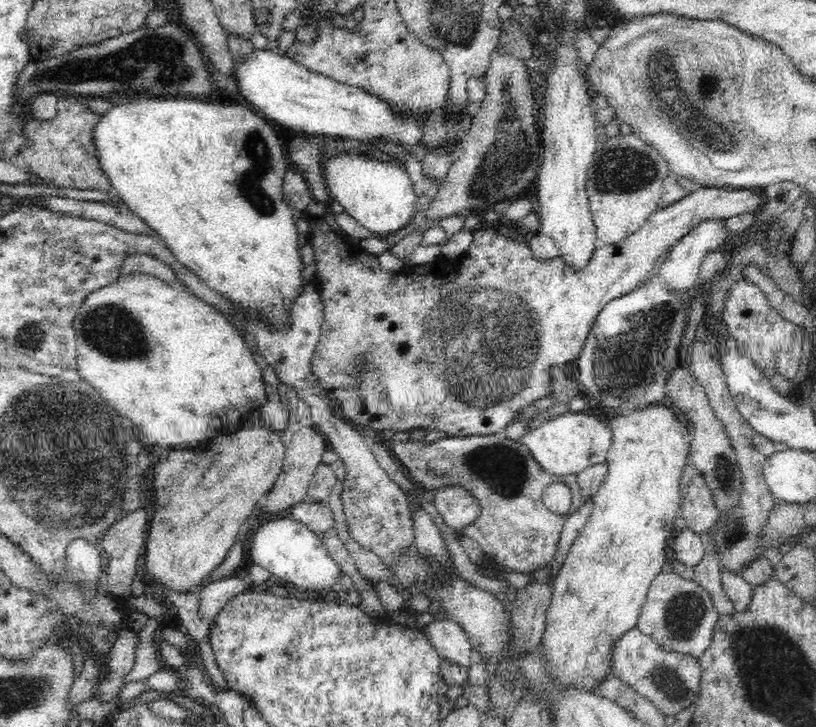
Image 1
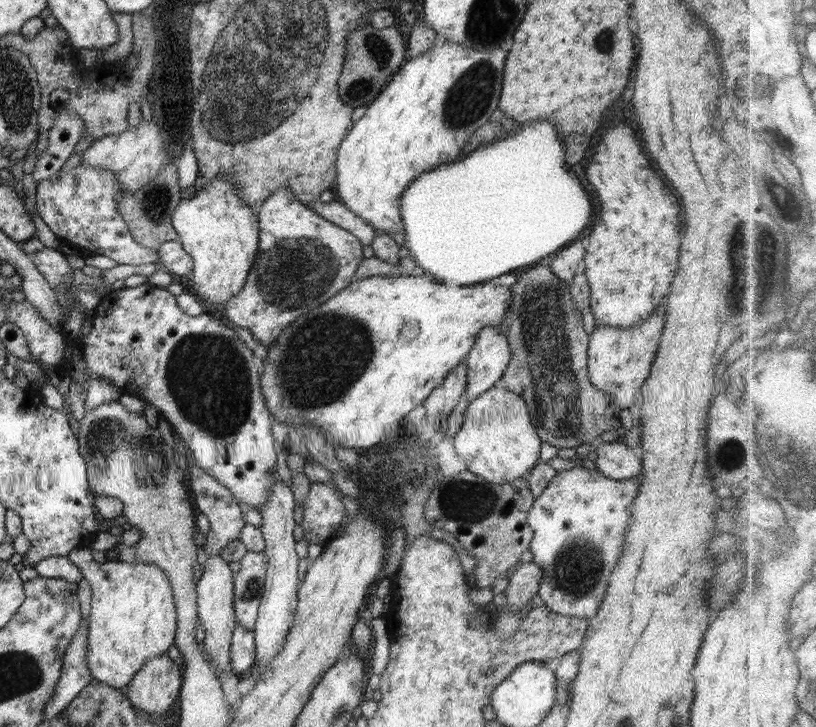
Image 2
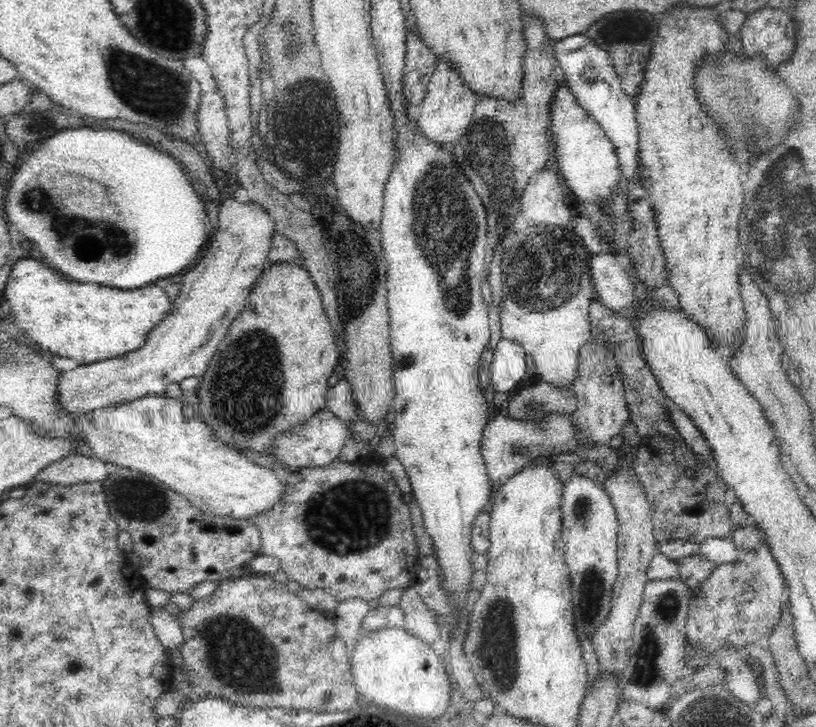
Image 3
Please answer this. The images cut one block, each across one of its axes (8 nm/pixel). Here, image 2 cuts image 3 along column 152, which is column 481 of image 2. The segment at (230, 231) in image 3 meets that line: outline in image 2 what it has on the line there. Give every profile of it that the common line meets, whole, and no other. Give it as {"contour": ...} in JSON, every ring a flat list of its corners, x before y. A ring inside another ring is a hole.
{"contour":[[484,327,466,356,467,396,470,401,499,385,512,358,507,338,496,327]]}

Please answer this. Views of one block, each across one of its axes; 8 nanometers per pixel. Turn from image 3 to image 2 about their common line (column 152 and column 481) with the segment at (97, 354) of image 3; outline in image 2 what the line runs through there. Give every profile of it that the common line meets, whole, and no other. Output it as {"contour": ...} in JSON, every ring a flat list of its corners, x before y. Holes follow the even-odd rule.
{"contour":[[405,273,398,276,372,276,360,280,352,281,346,288,330,297,321,306,310,310,302,317,296,318,286,329,277,336,278,340,268,348,268,356,264,362,264,372,260,373,259,383,263,391,263,397,272,413,273,419,283,421,289,428,300,428,301,425,315,426,335,448,336,446,346,446,360,450,368,450,371,446,376,446,378,442,386,440,392,436,392,442,398,436,398,428,401,426,401,419,406,418,410,410,422,404,426,397,442,384,444,378,455,366,458,366,464,357,474,346,477,334,481,328,500,328,501,323,508,318,508,300,510,300,510,290,506,286,446,286,440,285,435,278,425,273,423,276,407,275]]}

